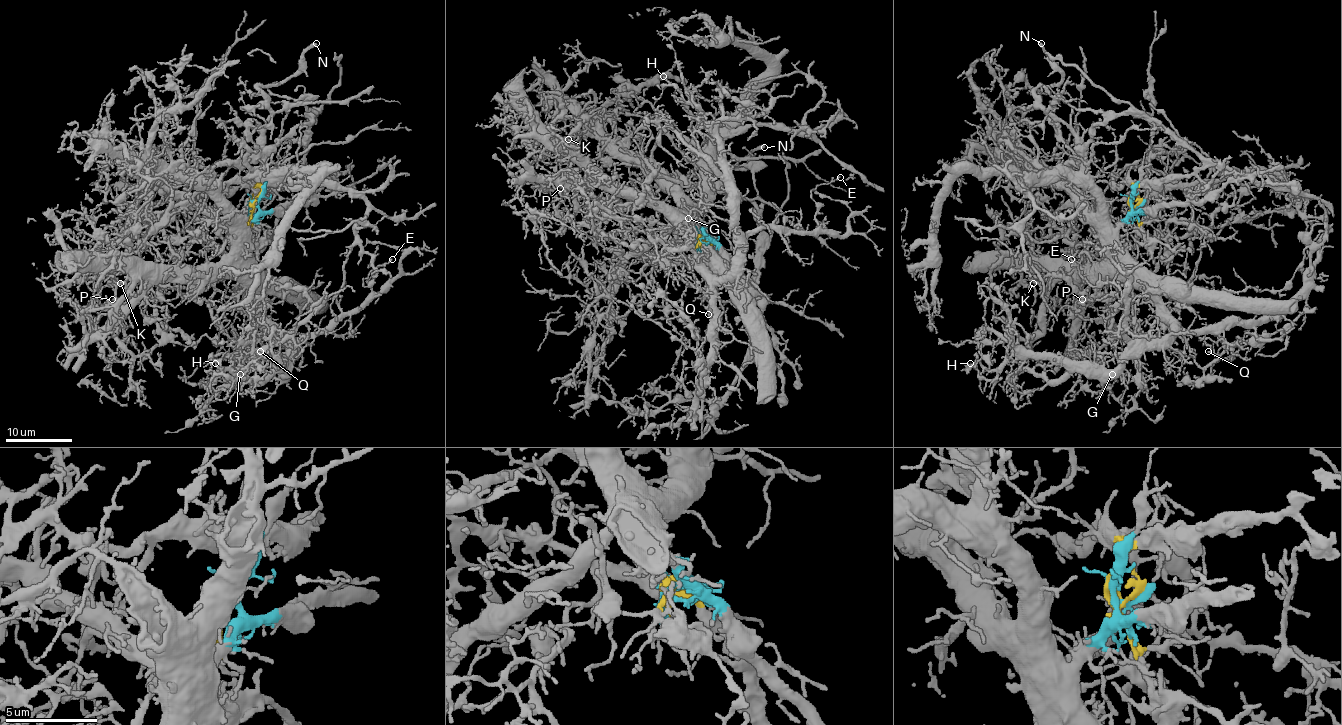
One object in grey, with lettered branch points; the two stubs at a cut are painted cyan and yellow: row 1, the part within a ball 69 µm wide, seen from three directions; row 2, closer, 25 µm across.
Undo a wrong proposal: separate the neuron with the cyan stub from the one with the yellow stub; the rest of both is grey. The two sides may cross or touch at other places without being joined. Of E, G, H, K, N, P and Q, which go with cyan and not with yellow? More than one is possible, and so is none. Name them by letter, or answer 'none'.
E, G, H, K, N, P, Q

